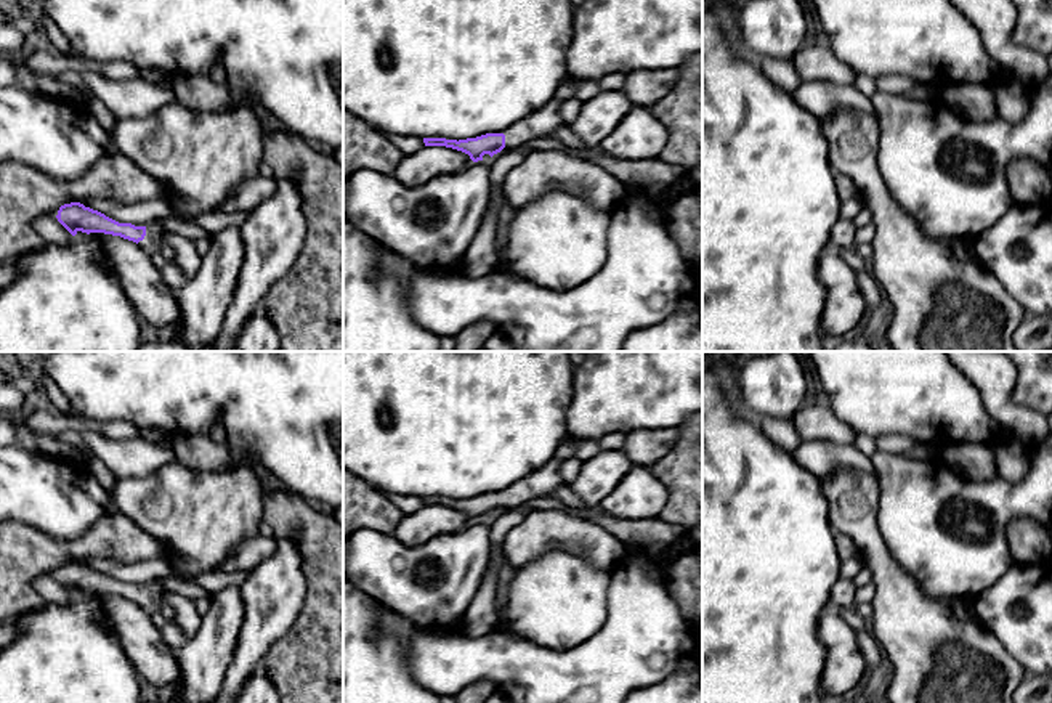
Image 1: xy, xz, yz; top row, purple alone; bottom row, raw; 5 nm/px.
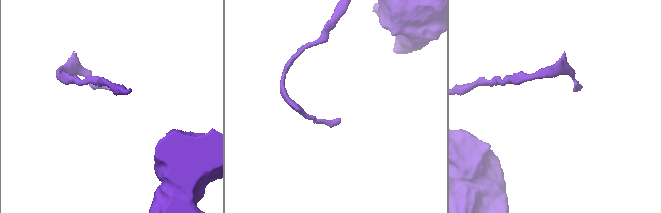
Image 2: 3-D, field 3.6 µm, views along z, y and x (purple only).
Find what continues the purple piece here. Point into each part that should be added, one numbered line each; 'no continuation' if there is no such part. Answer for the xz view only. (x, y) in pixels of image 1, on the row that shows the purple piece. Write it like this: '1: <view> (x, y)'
1: xz (547, 119)

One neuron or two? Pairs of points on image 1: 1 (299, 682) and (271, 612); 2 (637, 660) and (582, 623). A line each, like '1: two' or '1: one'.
1: two
2: two

